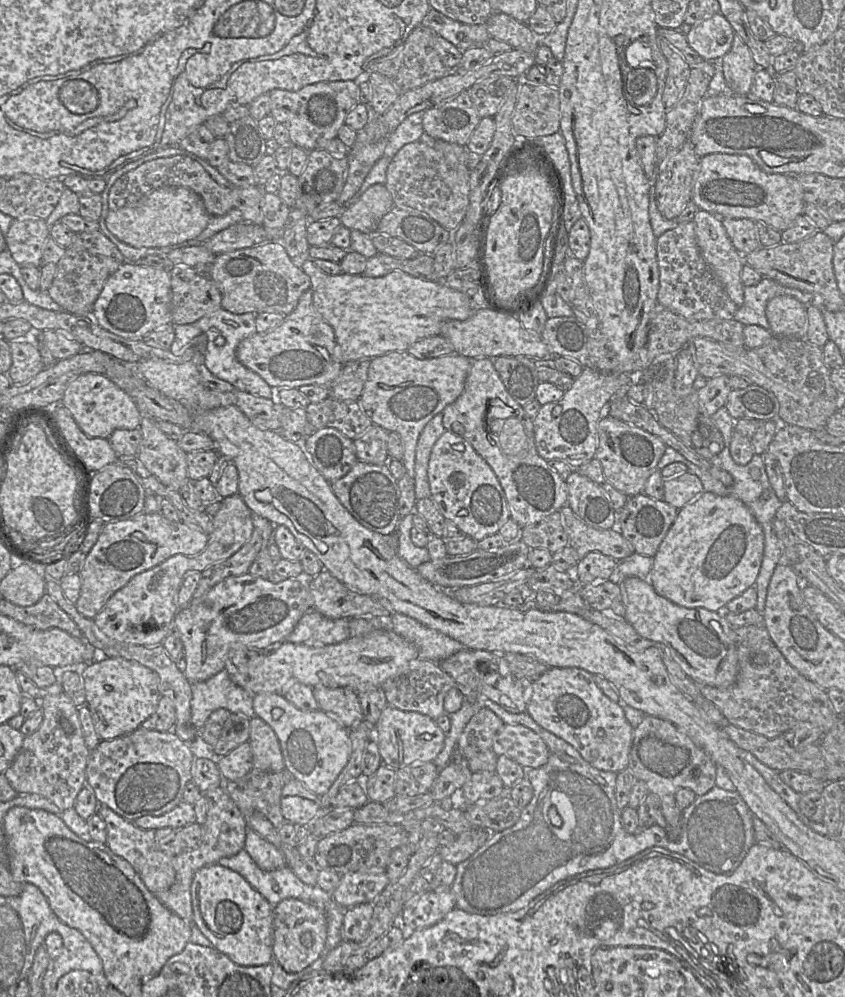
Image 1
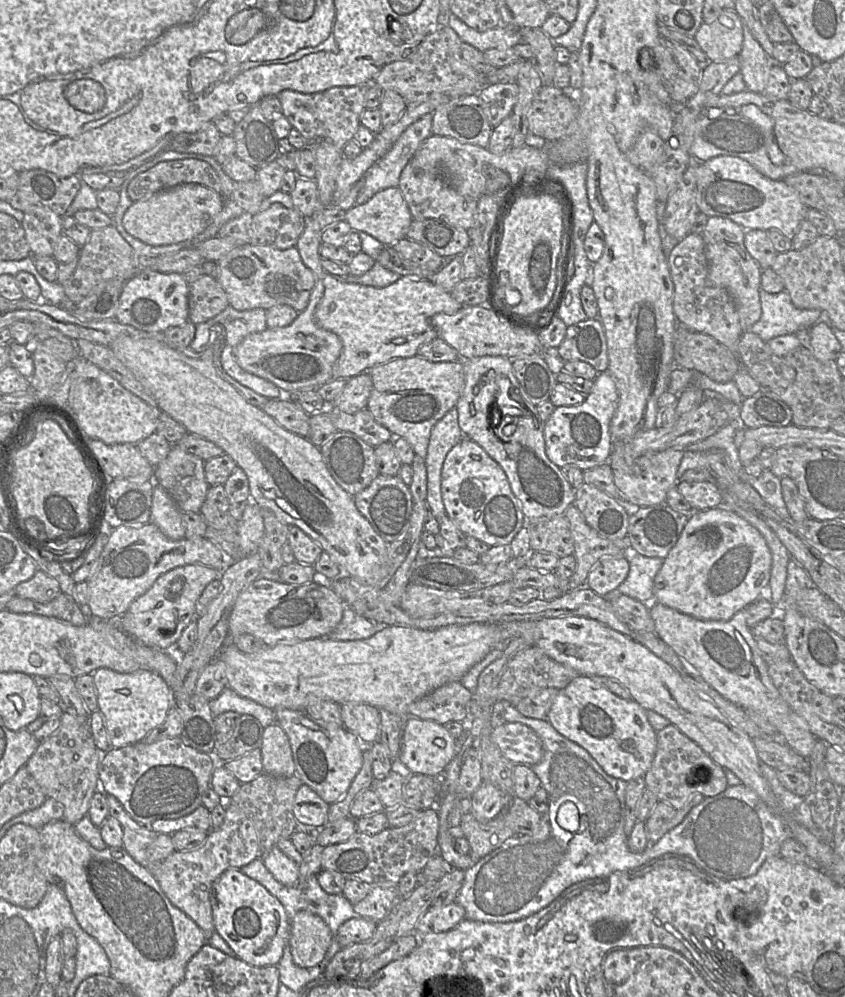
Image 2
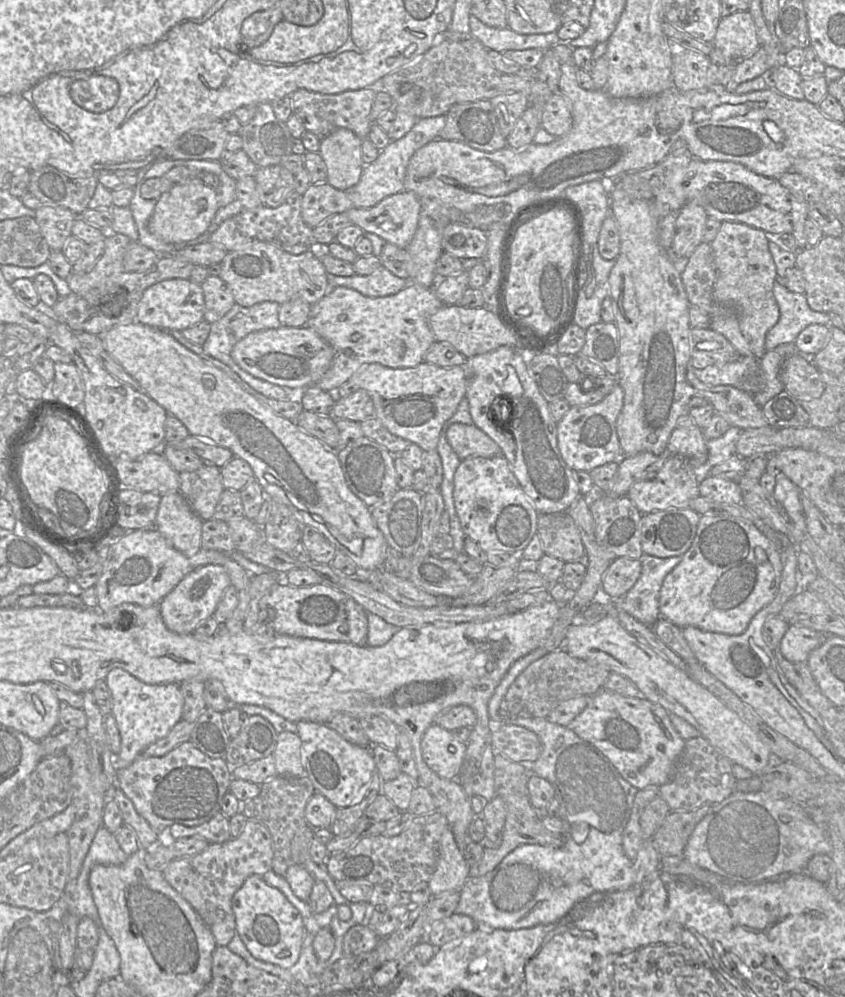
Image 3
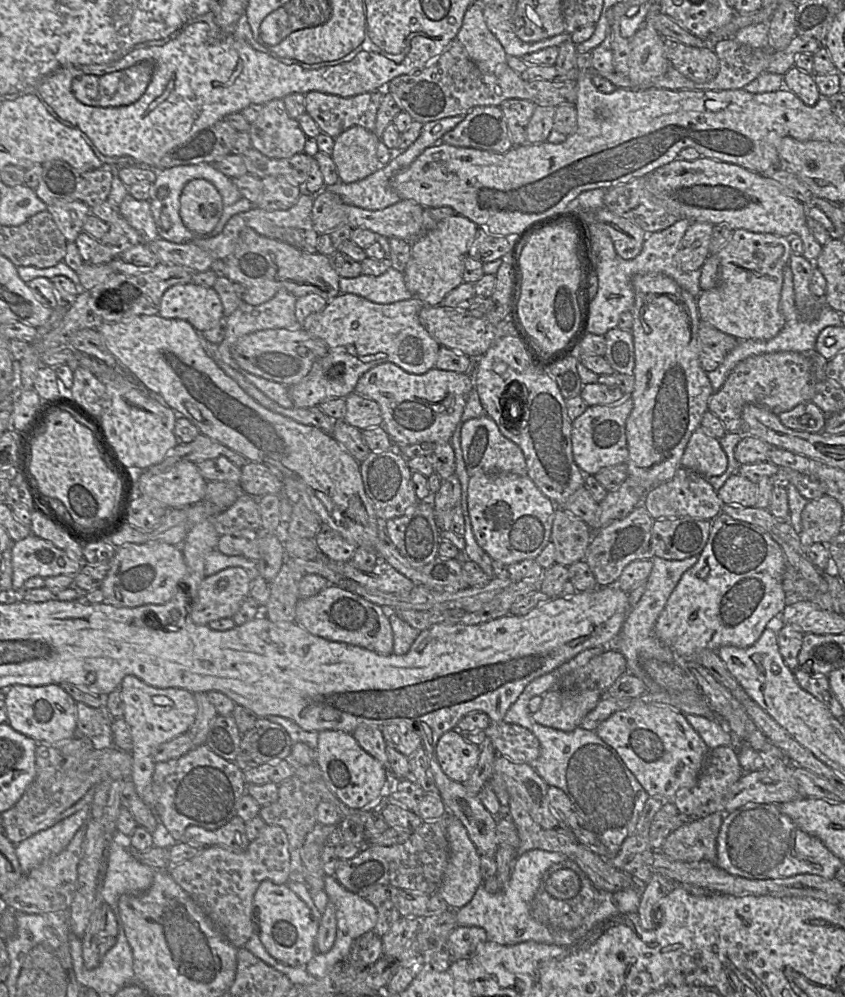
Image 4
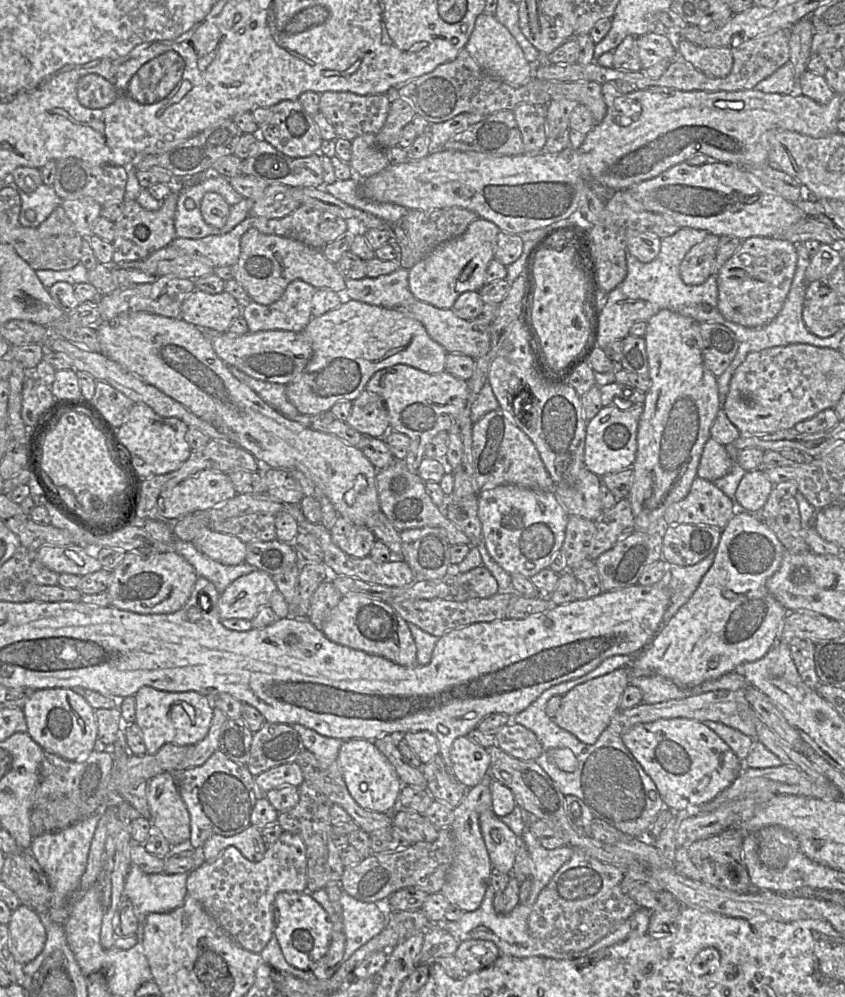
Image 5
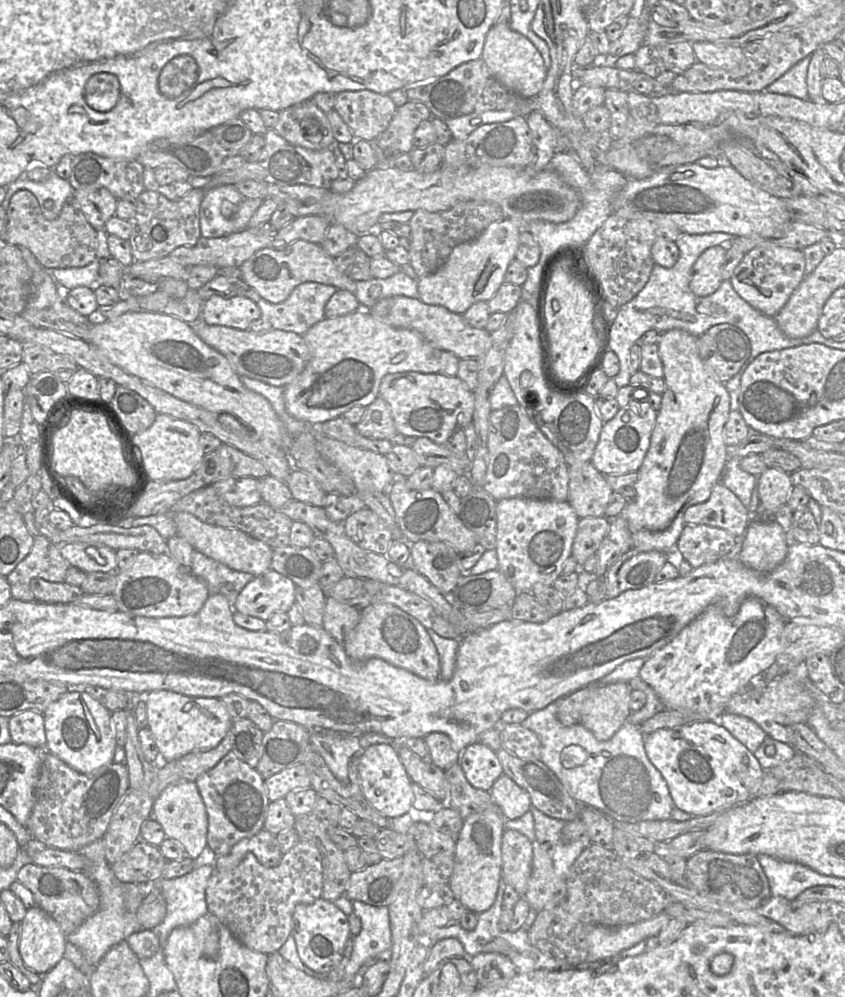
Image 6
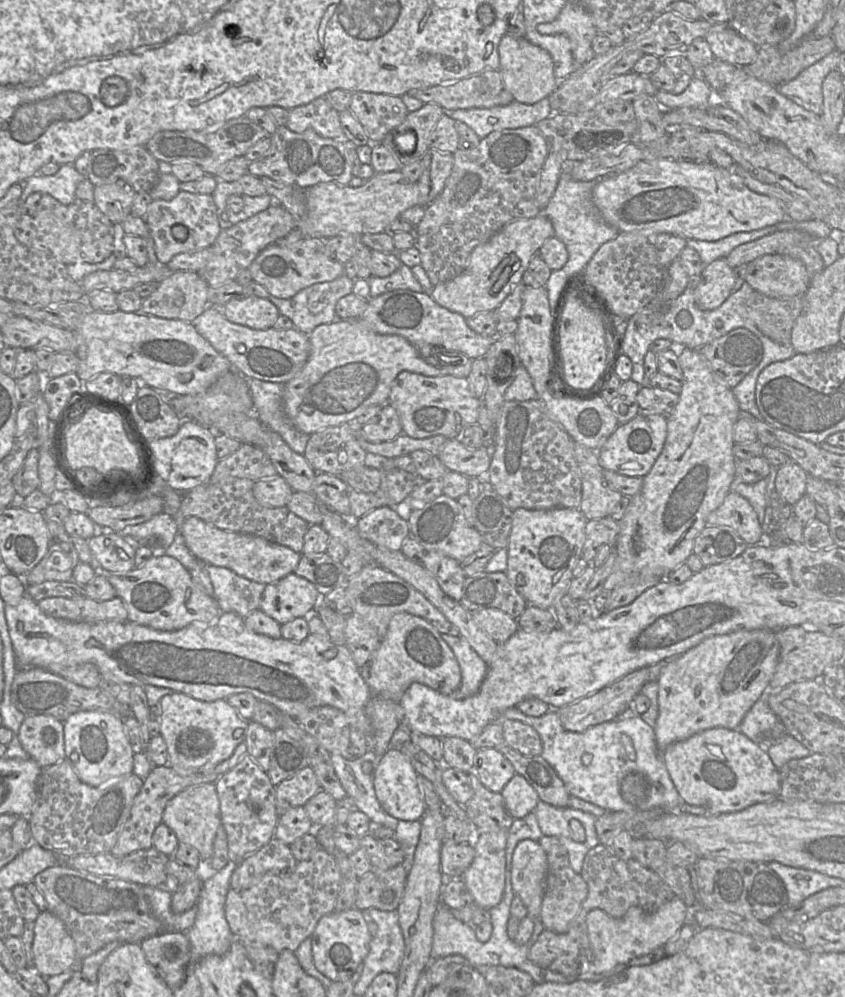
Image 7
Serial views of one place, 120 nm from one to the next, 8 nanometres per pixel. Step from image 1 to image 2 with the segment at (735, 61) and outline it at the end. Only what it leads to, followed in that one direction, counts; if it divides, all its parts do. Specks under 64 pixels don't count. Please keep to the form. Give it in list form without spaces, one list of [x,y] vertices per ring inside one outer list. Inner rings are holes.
[[[743,24],[743,45],[738,55],[739,73],[746,84],[746,90],[764,93],[770,69],[778,64],[770,60],[760,44]]]

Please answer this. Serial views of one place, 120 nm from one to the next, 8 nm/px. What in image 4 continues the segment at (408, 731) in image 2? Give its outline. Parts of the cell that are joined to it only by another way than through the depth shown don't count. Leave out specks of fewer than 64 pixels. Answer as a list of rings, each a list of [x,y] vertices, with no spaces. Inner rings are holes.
[[[458,730],[444,733],[435,745],[442,771],[453,781],[465,783],[475,769],[480,755],[479,745],[465,741]]]

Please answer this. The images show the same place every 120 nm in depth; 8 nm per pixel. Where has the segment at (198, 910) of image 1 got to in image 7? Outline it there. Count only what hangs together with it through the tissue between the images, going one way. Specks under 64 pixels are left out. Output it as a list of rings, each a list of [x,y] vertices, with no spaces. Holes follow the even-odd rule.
[[[357,908],[334,911],[322,917],[309,937],[315,967],[331,981],[351,980],[359,974],[369,953],[372,934],[361,910]]]

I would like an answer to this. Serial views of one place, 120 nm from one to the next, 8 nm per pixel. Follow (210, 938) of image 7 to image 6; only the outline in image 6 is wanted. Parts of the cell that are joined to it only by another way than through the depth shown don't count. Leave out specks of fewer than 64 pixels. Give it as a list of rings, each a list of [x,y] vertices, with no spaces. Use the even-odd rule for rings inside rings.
[[[215,865],[194,868],[188,874],[172,879],[162,878],[155,882],[157,892],[166,902],[165,919],[152,931],[161,941],[177,927],[193,924],[209,913],[206,903],[206,887]]]

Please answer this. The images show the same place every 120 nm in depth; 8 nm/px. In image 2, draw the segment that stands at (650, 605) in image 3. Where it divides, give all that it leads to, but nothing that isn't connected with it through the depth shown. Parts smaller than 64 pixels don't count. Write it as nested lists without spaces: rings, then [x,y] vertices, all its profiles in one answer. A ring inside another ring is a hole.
[[[632,549],[625,550],[623,557],[628,560],[629,572],[617,592],[649,605],[653,601],[654,578],[663,564],[663,559],[642,556]]]

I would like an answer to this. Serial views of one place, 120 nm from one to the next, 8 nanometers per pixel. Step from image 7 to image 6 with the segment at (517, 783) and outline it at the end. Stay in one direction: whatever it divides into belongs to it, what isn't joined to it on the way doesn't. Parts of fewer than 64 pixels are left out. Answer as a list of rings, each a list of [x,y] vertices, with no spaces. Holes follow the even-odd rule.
[[[501,775],[490,789],[494,803],[503,819],[517,819],[529,811],[531,800],[528,792],[506,775]]]

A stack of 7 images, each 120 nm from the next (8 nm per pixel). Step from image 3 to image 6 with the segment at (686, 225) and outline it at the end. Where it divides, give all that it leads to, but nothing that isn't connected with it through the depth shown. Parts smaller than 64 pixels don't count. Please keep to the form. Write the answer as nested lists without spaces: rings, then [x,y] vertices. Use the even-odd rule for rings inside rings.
[[[726,245],[706,249],[692,267],[690,289],[698,297],[706,297],[718,290],[722,279]]]

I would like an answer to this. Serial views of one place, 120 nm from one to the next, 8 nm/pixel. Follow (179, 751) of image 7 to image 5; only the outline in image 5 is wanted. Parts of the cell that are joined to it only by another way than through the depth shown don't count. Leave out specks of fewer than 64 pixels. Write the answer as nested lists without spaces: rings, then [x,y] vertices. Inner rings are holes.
[[[144,686],[134,695],[135,724],[141,729],[146,754],[154,755],[165,744],[192,746],[203,740],[213,718],[211,699],[196,692],[166,692]]]

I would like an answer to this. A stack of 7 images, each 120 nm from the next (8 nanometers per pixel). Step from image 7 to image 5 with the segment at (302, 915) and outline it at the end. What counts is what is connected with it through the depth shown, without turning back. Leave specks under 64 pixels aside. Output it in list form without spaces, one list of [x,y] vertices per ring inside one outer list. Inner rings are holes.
[[[284,831],[277,841],[268,845],[259,862],[251,862],[235,847],[228,847],[213,862],[207,861],[190,871],[187,878],[188,894],[202,905],[239,946],[254,953],[260,953],[274,936],[275,896],[279,892],[308,892],[306,890],[306,846],[299,835],[289,831]]]

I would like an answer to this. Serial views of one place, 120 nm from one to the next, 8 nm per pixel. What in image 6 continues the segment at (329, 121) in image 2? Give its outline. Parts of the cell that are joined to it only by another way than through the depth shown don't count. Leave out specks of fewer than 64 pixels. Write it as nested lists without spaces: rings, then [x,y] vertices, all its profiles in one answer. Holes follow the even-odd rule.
[[[369,90],[336,94],[336,111],[351,130],[355,140],[374,143],[389,126],[397,106],[387,94]]]

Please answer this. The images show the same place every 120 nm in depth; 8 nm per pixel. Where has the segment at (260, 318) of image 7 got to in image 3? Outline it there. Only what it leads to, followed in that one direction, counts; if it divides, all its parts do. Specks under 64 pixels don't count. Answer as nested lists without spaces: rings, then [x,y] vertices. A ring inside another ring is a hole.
[[[173,278],[148,287],[138,303],[136,322],[158,328],[179,330],[190,328],[203,320],[205,309],[201,284],[189,279]]]

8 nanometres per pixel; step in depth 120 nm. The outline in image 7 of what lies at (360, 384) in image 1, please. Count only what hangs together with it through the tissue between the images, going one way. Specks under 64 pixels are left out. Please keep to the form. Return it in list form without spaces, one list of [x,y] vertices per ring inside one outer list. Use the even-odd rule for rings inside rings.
[[[389,402],[361,427],[362,435],[370,442],[383,442],[395,439],[403,433],[399,415]]]

